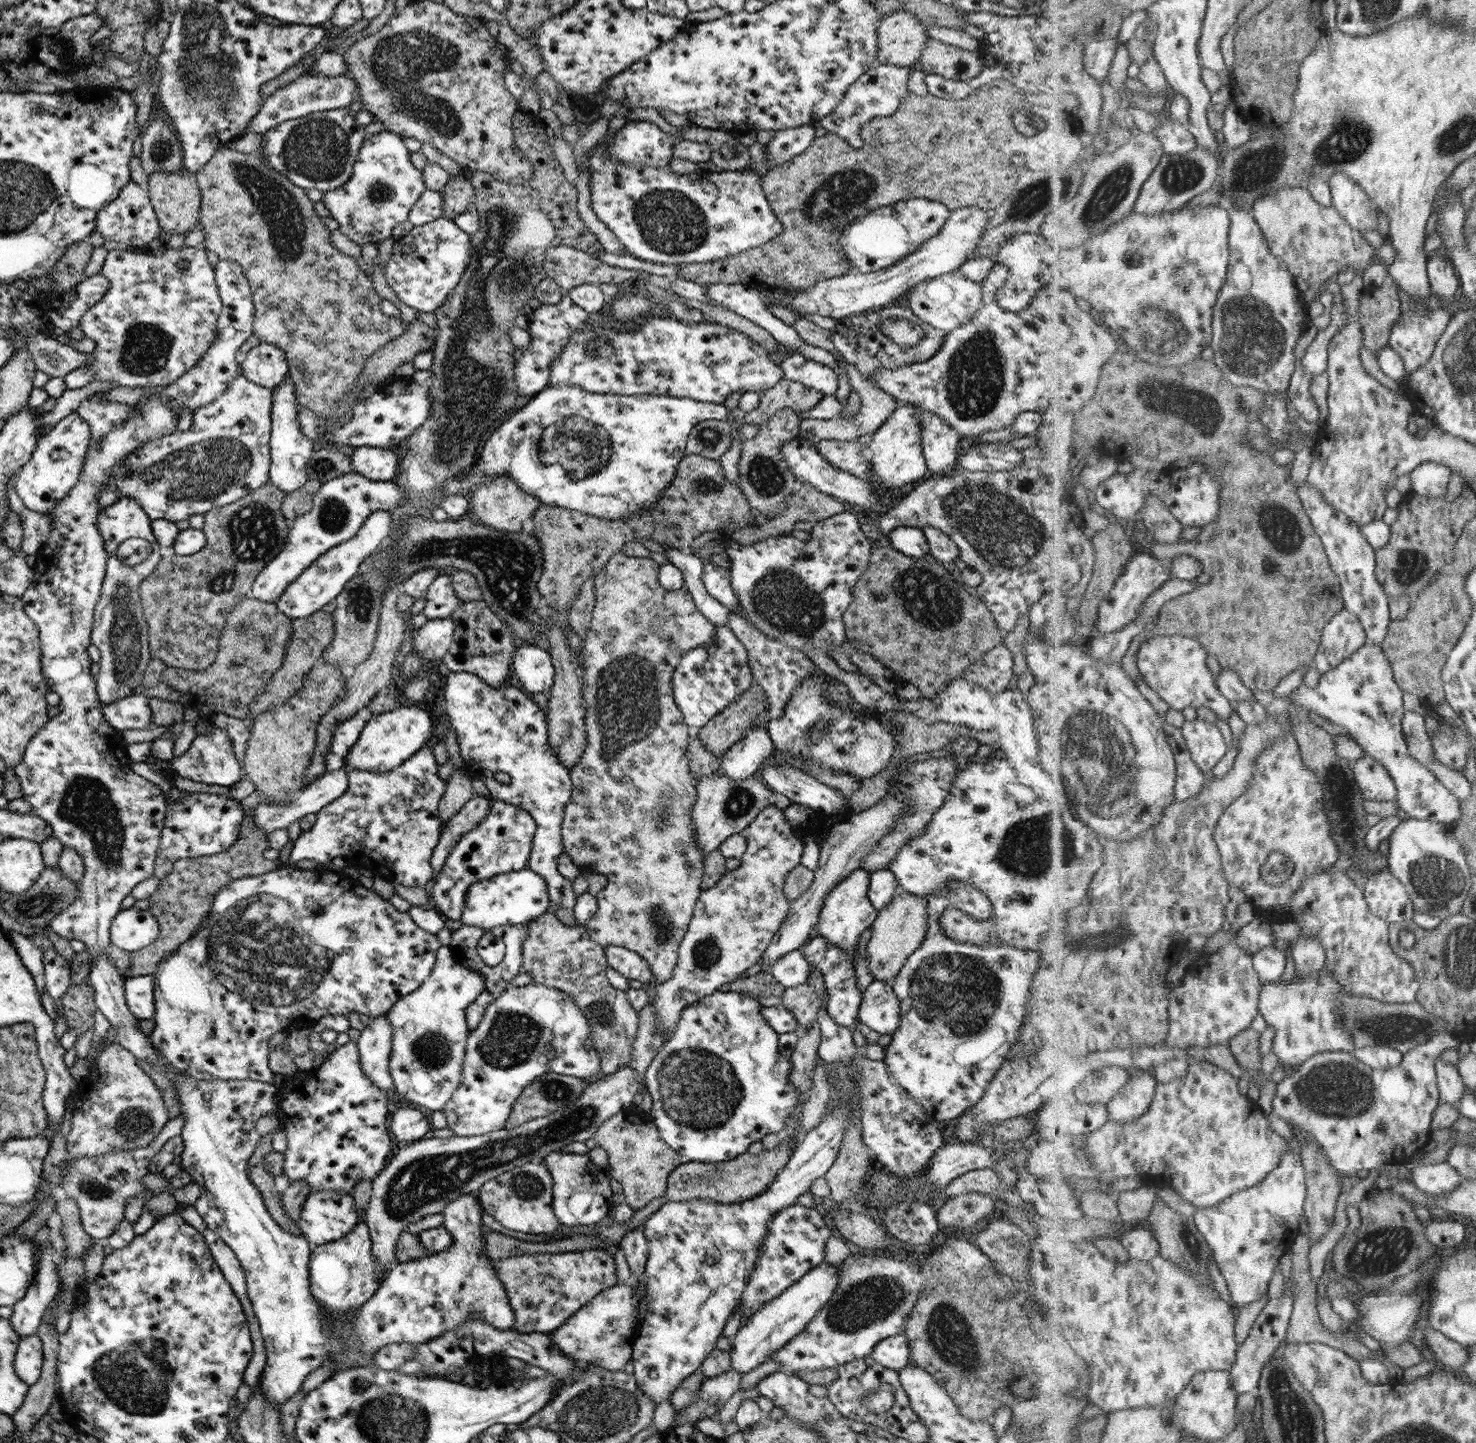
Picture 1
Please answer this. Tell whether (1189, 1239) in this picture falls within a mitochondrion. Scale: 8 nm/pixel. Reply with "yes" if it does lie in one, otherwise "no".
yes

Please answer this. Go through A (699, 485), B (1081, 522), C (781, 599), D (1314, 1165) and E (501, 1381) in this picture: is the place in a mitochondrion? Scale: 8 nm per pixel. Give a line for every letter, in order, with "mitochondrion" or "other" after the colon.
A: mitochondrion
B: other
C: mitochondrion
D: other
E: other

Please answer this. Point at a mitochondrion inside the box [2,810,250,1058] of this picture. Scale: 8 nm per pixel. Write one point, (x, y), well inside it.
(36, 904)

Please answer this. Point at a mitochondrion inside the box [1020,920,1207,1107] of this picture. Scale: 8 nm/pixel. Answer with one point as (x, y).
(1112, 934)

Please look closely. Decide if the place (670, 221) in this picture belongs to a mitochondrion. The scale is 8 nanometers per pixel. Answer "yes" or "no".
yes

